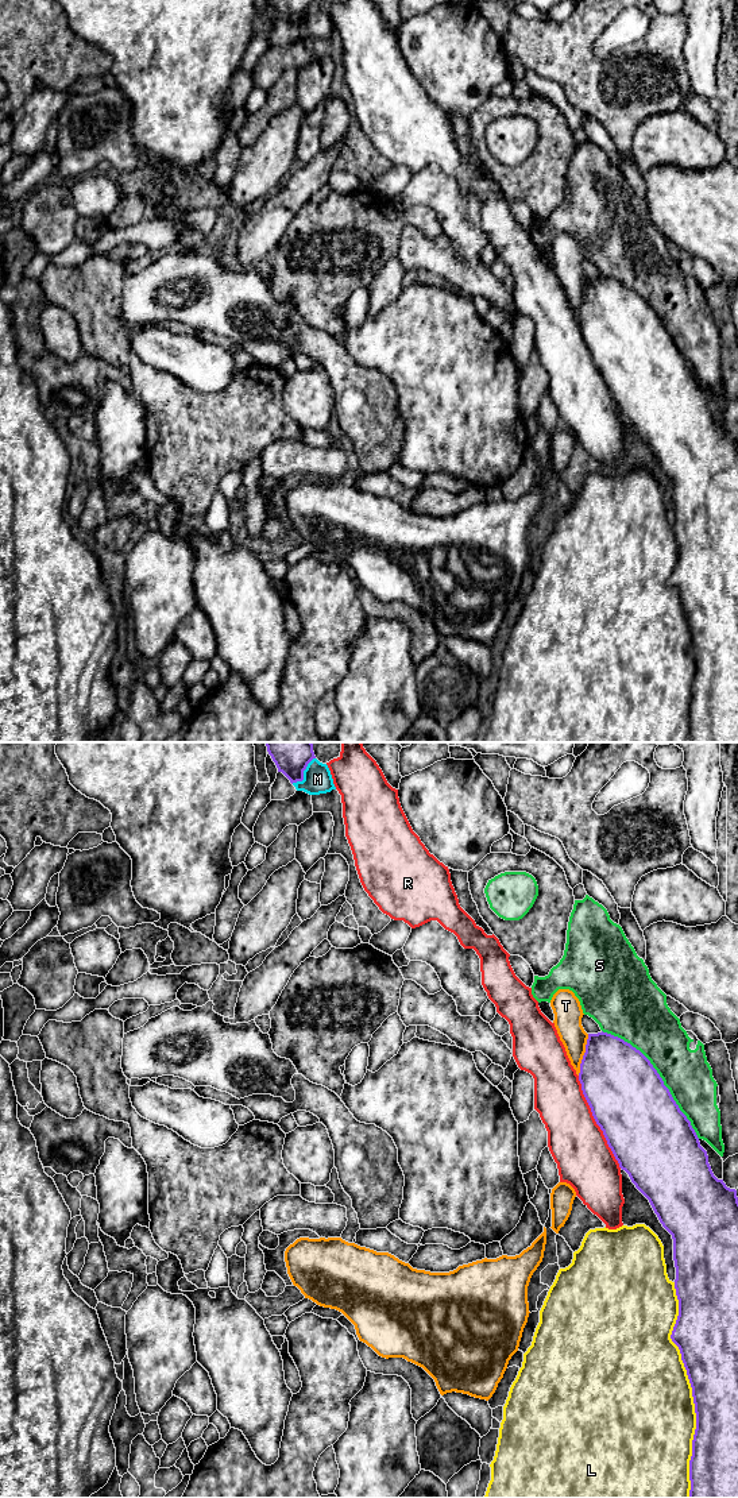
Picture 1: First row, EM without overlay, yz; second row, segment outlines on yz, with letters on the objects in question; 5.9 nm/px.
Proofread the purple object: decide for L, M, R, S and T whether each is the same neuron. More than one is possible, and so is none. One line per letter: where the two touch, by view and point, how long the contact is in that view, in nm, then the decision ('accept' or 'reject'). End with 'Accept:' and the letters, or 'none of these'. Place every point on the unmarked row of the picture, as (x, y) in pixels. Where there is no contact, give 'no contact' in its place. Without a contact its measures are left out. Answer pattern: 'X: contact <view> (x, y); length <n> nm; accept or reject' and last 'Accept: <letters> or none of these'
L: contact yz (692, 634); length 1300 nm; reject
M: contact yz (302, 18); length 220 nm; reject
R: contact yz (595, 365); length 600 nm; accept
S: contact yz (659, 320); length 850 nm; reject
T: contact yz (584, 298); length 260 nm; reject
Accept: R

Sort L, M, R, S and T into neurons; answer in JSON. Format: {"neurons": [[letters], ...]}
{"neurons": [["L"], ["M"], ["R"], ["S"], ["T"]]}

